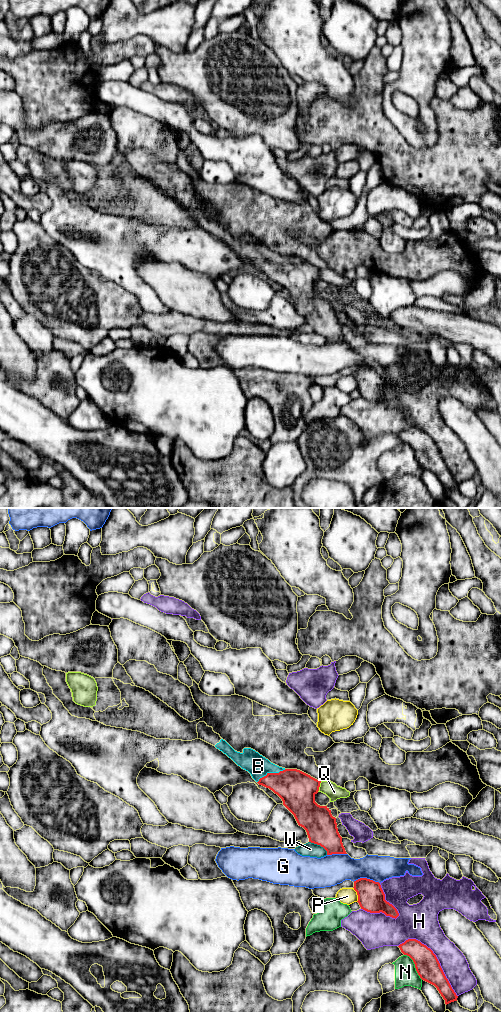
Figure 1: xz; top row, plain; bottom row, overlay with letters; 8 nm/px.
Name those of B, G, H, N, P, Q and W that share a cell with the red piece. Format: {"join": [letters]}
{"join": ["B"]}

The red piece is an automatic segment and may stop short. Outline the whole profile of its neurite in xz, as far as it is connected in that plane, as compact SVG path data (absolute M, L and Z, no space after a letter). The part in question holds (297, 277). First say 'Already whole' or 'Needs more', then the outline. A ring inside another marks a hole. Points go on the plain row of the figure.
Needs more. M205 210L197 212L197 221L198 227L215 234L248 259L259 273L277 282L298 313L306 318L309 330L323 335L327 343L347 342L336 306L327 294L315 290L321 269L300 258L279 255L251 236L244 236L242 241L235 239Z

